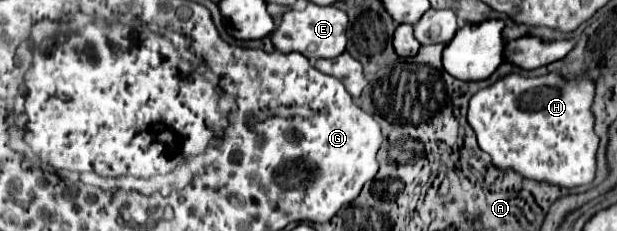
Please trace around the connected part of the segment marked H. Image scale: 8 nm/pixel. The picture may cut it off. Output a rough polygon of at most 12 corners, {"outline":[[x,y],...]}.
{"outline":[[511,73],[471,97],[493,165],[595,177],[591,79]]}

